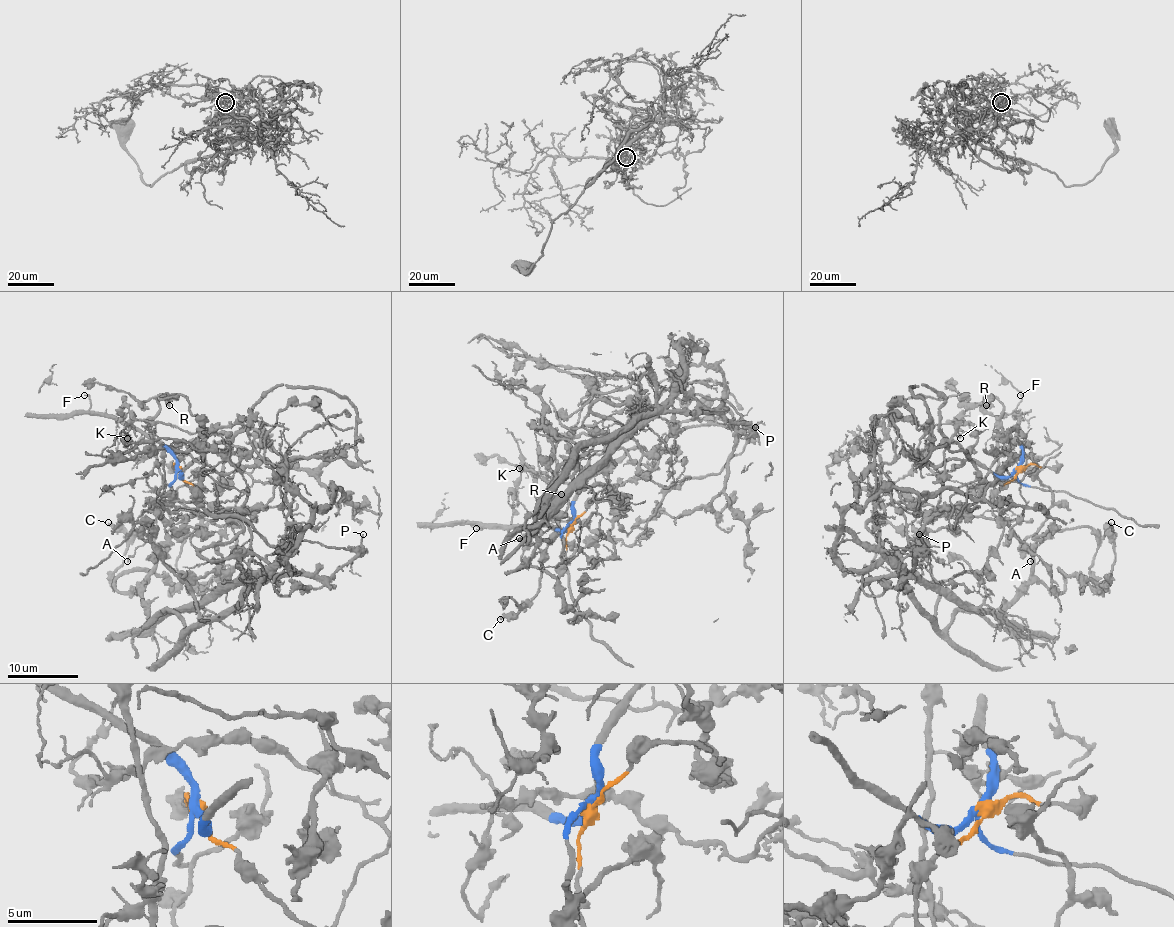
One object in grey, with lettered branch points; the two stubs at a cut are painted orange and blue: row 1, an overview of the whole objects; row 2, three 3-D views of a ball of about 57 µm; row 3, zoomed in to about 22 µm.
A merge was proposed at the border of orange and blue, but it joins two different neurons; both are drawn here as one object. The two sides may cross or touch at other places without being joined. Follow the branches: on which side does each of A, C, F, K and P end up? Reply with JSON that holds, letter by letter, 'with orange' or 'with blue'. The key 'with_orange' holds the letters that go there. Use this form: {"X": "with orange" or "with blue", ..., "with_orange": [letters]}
{"A": "with orange", "C": "with orange", "F": "with blue", "K": "with blue", "P": "with orange", "with_orange": ["A", "C", "P"]}

